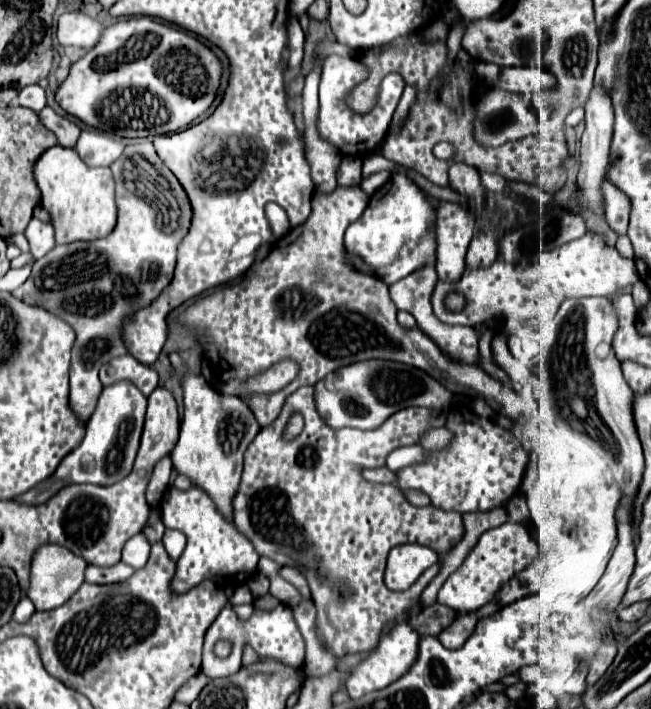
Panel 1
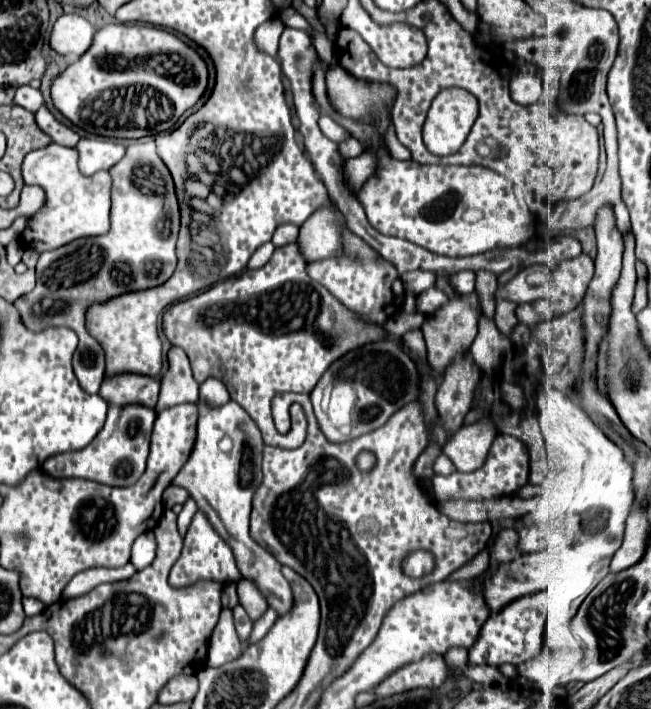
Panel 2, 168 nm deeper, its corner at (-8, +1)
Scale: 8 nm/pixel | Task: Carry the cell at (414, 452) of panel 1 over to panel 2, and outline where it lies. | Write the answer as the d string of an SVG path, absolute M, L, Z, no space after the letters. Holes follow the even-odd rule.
M438 454L436 460L434 460L434 472L436 474L450 474L452 470L456 470L454 464L444 454Z

